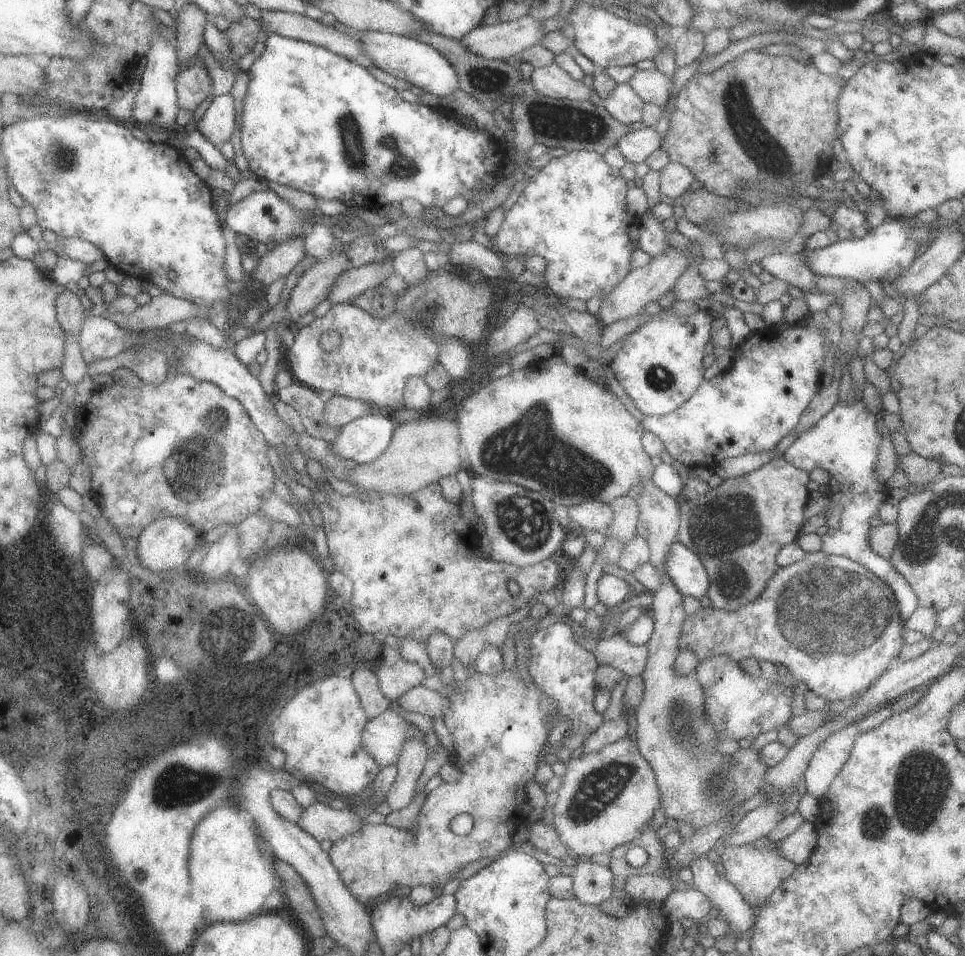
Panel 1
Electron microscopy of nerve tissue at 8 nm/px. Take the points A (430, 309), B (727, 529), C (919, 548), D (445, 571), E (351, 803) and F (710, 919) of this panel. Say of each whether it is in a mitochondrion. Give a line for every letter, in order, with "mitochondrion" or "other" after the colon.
A: mitochondrion
B: mitochondrion
C: mitochondrion
D: other
E: other
F: other

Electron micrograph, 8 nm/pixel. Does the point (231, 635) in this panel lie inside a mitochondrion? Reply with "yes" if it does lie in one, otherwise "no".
yes

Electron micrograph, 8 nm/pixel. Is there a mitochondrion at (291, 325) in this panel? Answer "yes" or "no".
no

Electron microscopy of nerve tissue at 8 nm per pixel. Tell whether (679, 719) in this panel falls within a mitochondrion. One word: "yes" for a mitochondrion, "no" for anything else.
yes

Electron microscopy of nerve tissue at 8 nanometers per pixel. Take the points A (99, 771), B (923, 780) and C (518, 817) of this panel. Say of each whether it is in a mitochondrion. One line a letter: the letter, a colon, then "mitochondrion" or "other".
A: mitochondrion
B: mitochondrion
C: other

